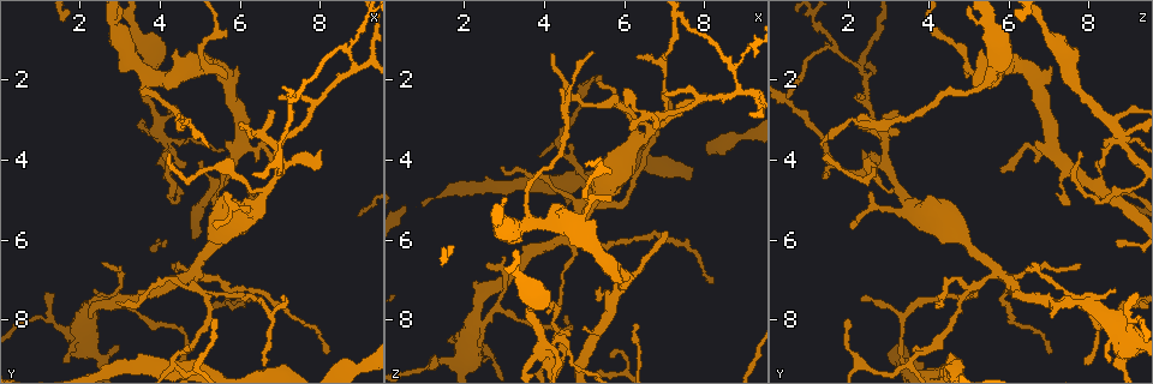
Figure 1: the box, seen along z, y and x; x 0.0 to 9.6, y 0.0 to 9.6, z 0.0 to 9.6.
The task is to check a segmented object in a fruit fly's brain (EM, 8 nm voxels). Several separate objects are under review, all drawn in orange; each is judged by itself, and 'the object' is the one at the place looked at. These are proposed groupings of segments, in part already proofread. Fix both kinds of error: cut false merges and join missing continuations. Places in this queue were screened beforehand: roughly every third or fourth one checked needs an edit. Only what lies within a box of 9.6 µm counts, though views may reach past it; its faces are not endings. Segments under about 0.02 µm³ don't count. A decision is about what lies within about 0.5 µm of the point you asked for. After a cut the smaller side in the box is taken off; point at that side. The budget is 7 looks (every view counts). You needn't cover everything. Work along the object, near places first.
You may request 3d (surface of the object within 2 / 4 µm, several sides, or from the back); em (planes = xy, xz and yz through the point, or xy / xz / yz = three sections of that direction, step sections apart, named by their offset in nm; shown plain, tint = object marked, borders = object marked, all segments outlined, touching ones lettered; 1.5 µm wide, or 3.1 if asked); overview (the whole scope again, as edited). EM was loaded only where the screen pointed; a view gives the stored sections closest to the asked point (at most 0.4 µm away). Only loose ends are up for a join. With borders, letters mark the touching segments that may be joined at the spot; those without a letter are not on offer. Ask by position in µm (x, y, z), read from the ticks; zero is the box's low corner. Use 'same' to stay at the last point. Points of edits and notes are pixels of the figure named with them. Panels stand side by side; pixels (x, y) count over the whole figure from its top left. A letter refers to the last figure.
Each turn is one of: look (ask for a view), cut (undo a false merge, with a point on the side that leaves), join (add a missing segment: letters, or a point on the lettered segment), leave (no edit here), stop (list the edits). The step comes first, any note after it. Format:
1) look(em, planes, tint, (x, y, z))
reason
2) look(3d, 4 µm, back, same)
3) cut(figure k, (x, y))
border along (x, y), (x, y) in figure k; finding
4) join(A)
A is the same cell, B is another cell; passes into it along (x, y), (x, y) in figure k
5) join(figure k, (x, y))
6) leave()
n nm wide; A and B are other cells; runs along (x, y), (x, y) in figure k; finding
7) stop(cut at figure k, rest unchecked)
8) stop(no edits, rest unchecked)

look(3d, 2 µm, (7.00, 4.25, 5.80))
free end

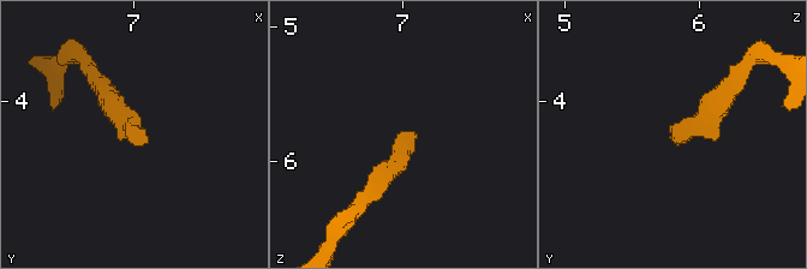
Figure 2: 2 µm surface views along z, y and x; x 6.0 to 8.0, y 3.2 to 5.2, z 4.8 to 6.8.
look(em, planes, borders, (7.10, 4.30, 5.78))

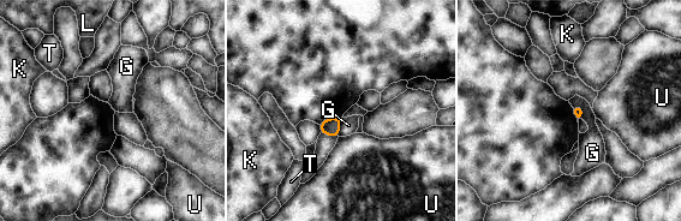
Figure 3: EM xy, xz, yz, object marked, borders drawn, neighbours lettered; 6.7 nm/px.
leave()
G, K, L, T and U are other cells; border along (342, 118), (338, 136) in figure 3; none of them fits

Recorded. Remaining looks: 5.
look(3d, 4 µm, (6.95, 2.45, 2.35))
an open end

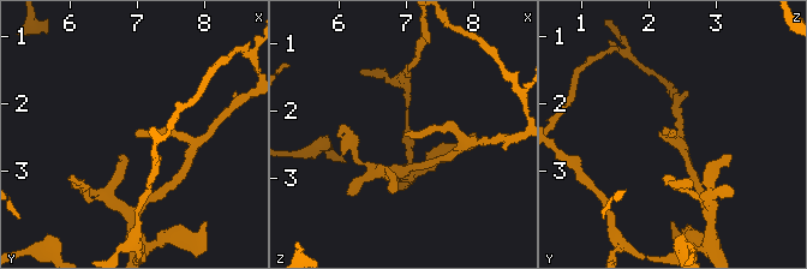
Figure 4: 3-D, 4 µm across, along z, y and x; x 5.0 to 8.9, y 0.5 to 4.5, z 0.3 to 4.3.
look(em, xy, step 4, borders, (7.00, 2.50, 2.35))

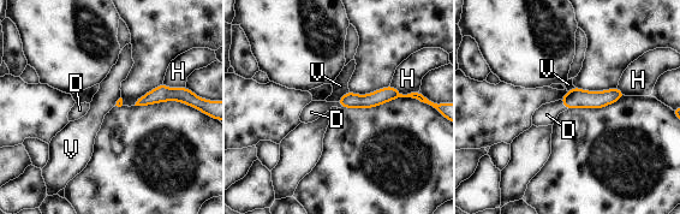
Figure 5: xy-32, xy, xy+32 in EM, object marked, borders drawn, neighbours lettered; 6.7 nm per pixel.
join(D)
D is the same cell, H and V are other cells; passes into it along (577, 97), (564, 105), (547, 114) in figure 5; the cell continues

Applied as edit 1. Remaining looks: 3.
look(em, planes, borders, (2.95, 7.60, 4.20))
tapers out

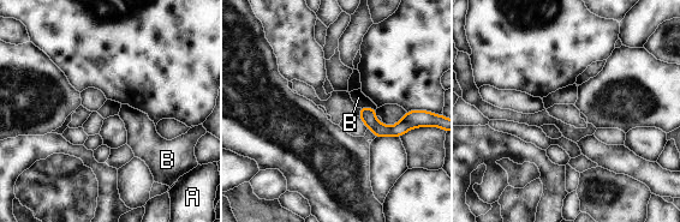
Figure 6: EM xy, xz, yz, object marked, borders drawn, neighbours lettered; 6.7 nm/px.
leave()
100 nm wide; A and B are other cells; no lettered segment goes on from it

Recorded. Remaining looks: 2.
stop(join at figure 5, rest unchecked)

